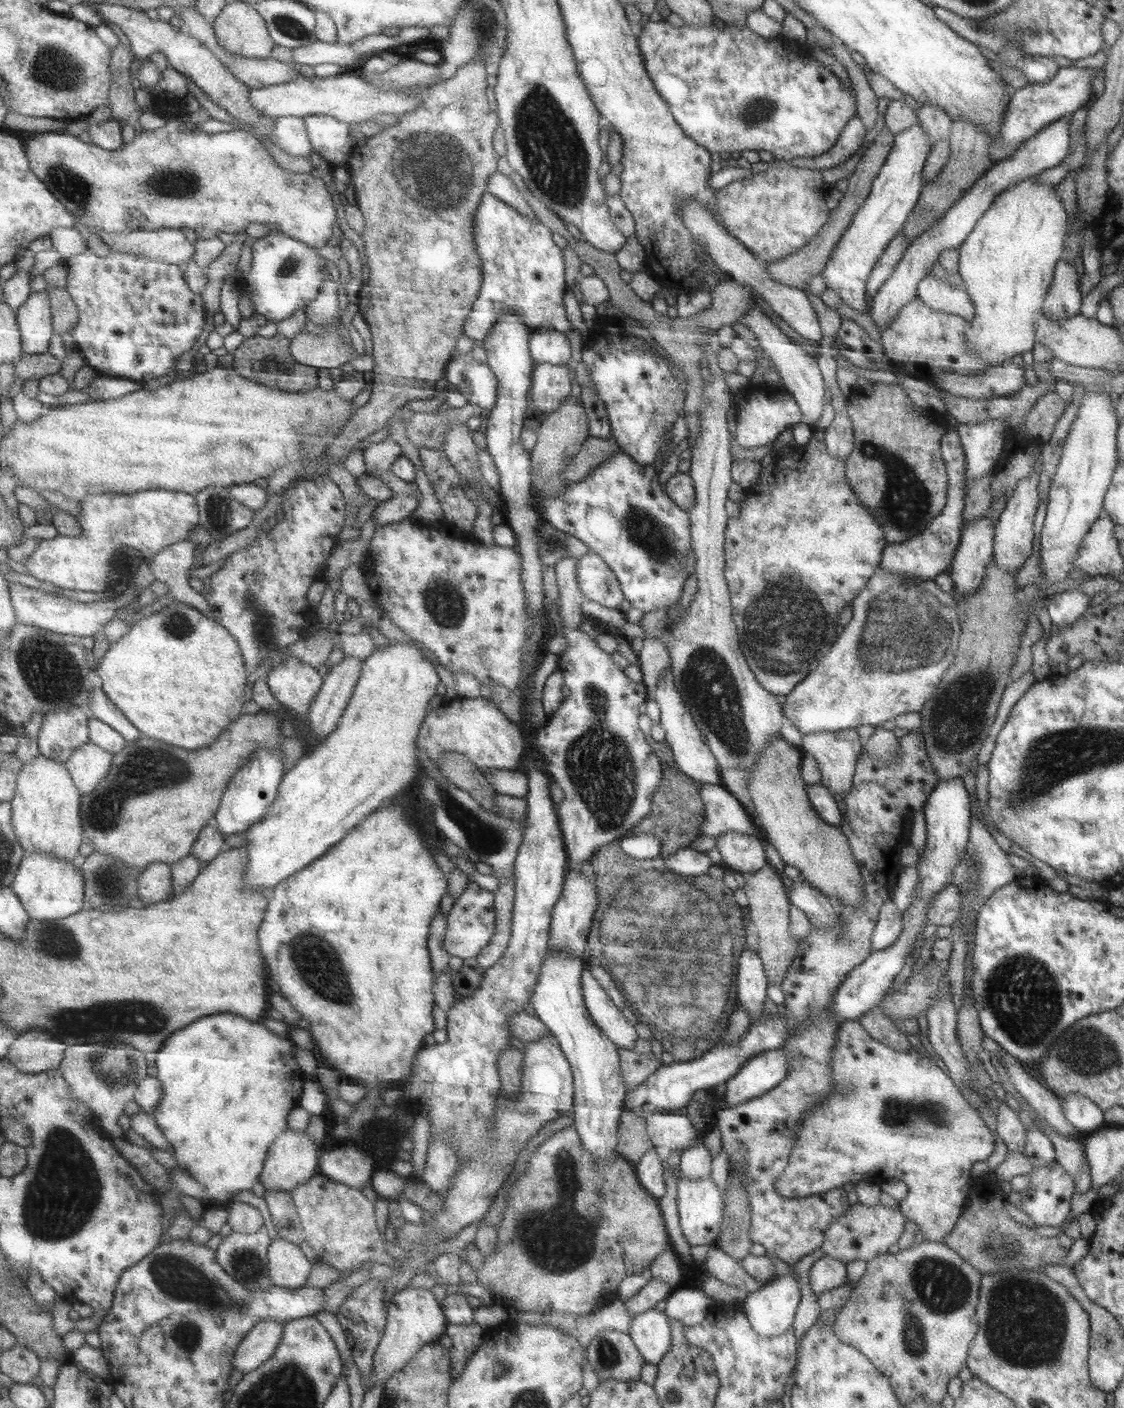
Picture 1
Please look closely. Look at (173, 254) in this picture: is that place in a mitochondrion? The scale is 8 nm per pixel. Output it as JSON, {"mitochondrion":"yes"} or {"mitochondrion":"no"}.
{"mitochondrion":"no"}

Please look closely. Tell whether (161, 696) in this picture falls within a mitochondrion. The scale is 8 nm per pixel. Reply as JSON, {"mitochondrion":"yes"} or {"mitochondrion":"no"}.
{"mitochondrion":"no"}

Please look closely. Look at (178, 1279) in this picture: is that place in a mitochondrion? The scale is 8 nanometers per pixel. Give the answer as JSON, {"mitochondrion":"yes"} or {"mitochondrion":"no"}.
{"mitochondrion":"yes"}

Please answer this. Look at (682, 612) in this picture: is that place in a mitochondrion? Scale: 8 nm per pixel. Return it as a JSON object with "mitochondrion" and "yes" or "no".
{"mitochondrion":"no"}

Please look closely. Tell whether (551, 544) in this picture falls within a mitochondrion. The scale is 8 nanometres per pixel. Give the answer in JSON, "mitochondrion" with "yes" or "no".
{"mitochondrion":"yes"}

